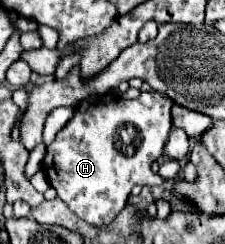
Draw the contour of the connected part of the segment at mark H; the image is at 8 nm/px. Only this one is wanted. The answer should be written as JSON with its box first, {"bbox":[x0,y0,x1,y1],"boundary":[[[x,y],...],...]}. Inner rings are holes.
{"bbox":[41,92,171,226],"boundary":[[[141,92],[137,100],[121,100],[119,96],[103,94],[81,100],[75,106],[73,118],[57,132],[57,138],[47,146],[41,170],[45,172],[49,184],[57,190],[57,196],[75,212],[81,220],[93,226],[107,226],[125,208],[125,202],[135,184],[159,186],[165,180],[151,170],[153,160],[163,156],[163,146],[171,130],[171,98],[159,92]]]}

